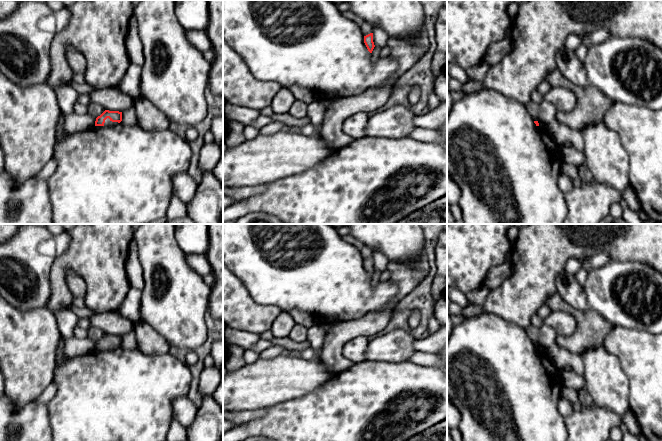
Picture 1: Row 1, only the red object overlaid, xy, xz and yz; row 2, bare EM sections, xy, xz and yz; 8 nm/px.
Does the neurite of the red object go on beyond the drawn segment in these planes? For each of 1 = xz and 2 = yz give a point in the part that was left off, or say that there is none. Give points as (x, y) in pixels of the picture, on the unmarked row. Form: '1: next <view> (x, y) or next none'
1: next none
2: next none

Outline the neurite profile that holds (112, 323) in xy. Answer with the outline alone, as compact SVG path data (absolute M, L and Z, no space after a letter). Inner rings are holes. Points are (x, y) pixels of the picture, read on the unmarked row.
M116 311L94 314L88 318L90 325L102 329L105 334L123 336L135 329L135 325L129 319Z

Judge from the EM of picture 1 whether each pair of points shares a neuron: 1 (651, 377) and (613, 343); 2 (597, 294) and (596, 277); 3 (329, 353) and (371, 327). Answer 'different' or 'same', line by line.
1: same
2: same
3: same

